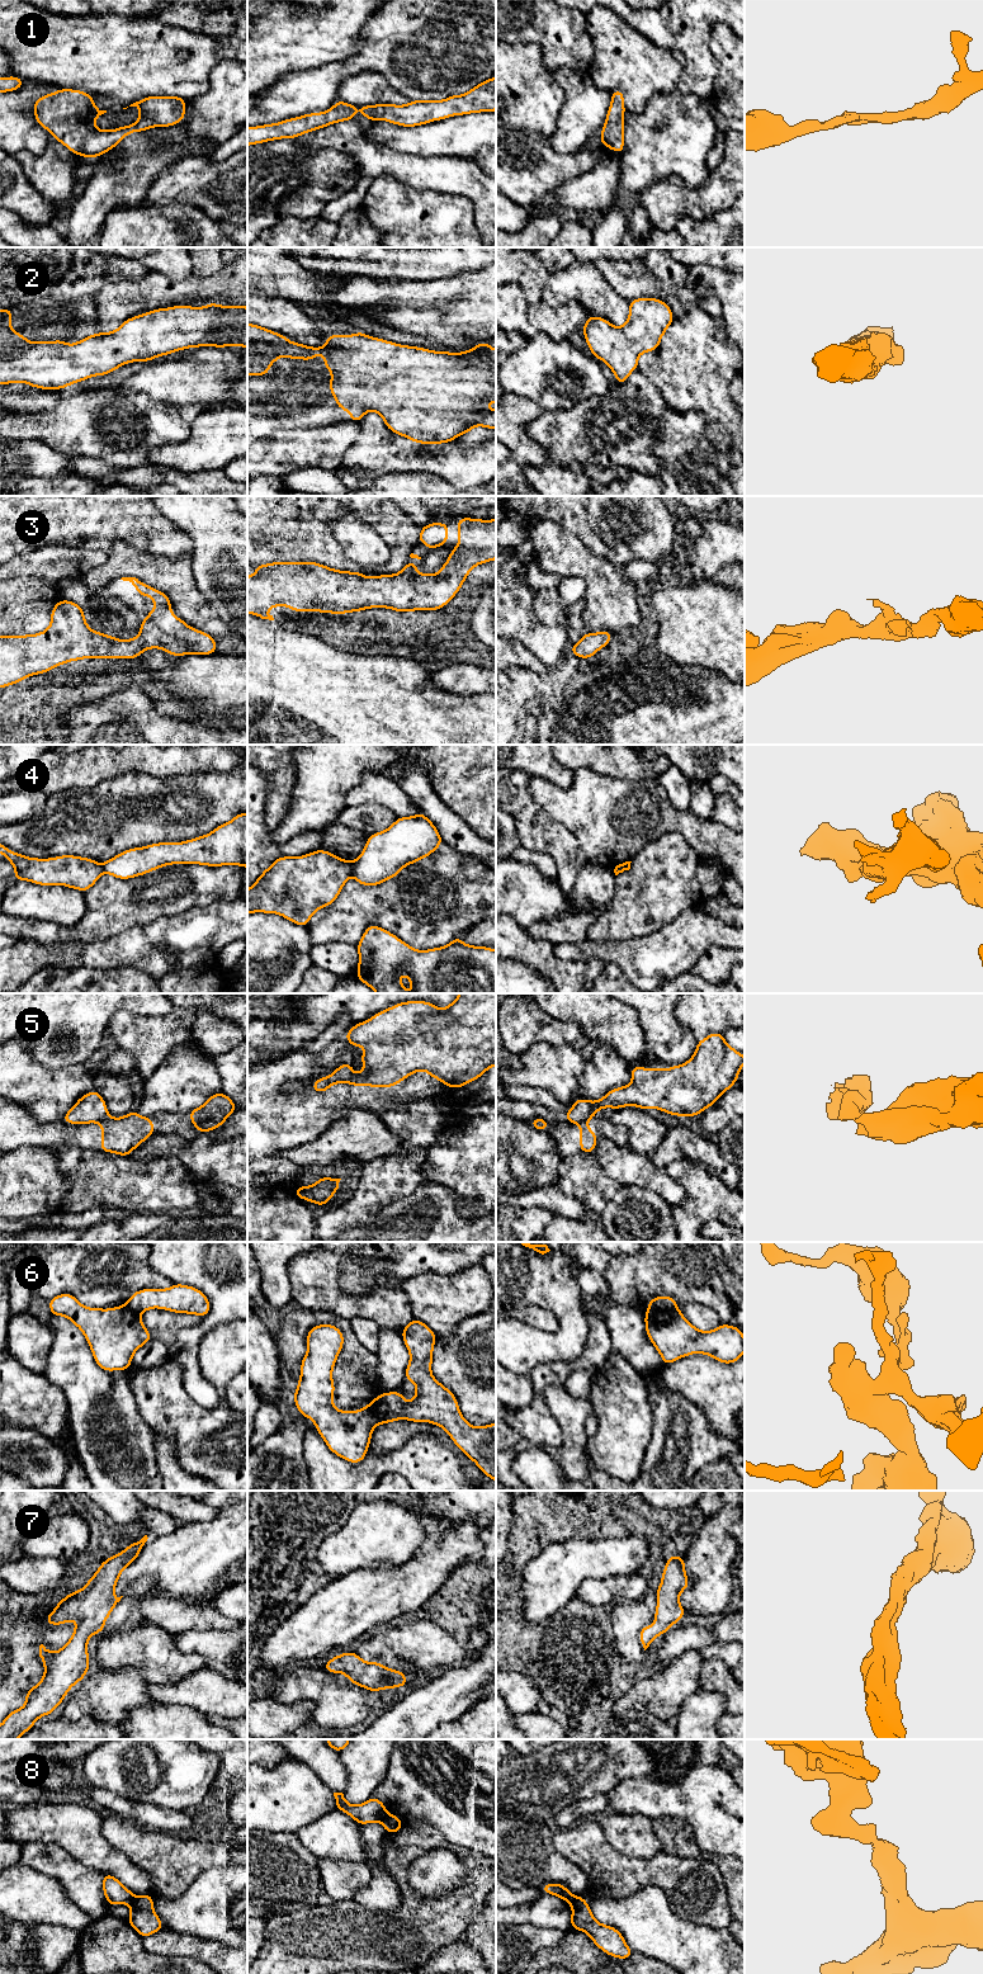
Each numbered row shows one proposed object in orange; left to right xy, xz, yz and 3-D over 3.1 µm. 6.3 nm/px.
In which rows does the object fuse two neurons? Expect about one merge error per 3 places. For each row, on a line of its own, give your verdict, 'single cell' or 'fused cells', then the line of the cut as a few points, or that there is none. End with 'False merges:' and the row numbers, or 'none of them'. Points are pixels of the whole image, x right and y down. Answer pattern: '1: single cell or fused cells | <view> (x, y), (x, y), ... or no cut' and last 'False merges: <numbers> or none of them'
1: single cell | no cut
2: single cell | no cut
3: single cell | no cut
4: fused cells | xz (351, 863), (353, 872)
5: fused cells | xy (109, 1118), (100, 1123)
6: fused cells | yz (676, 1306), (647, 1309)
7: single cell | no cut
8: fused cells | xz (386, 1813), (381, 1822)
False merges: 4, 5, 6, 8

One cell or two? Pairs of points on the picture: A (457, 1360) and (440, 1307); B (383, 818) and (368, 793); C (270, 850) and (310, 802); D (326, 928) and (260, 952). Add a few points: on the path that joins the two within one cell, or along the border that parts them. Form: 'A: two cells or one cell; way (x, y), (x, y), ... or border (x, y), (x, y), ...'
A: two cells; border (473, 1316), (464, 1317), (450, 1333), (436, 1336)
B: two cells; border (348, 804), (382, 803), (398, 816)
C: two cells; border (305, 831), (283, 843), (273, 841)
D: two cells; border (306, 926), (313, 944)

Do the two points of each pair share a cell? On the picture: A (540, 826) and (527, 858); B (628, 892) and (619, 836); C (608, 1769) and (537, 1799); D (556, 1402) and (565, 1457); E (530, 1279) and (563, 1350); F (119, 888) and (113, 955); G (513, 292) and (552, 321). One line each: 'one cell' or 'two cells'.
A: two cells
B: two cells
C: one cell
D: one cell
E: one cell
F: two cells
G: one cell

